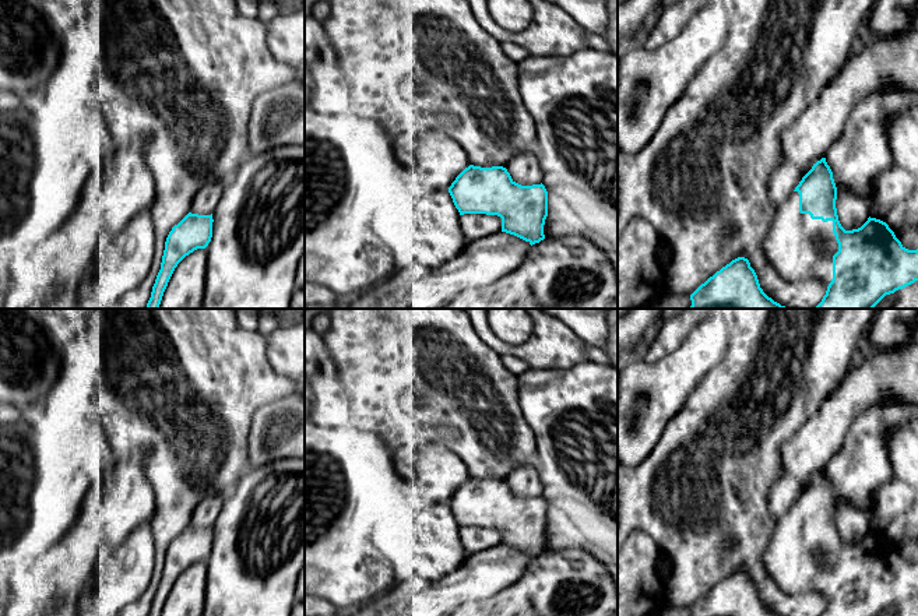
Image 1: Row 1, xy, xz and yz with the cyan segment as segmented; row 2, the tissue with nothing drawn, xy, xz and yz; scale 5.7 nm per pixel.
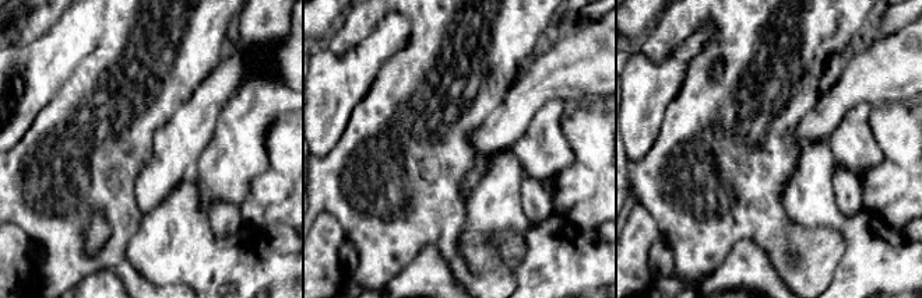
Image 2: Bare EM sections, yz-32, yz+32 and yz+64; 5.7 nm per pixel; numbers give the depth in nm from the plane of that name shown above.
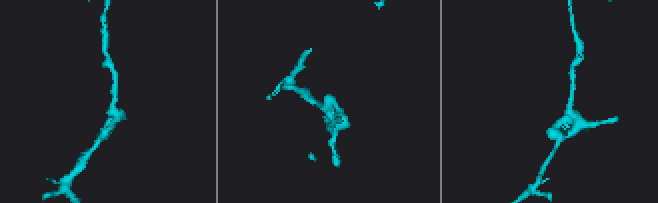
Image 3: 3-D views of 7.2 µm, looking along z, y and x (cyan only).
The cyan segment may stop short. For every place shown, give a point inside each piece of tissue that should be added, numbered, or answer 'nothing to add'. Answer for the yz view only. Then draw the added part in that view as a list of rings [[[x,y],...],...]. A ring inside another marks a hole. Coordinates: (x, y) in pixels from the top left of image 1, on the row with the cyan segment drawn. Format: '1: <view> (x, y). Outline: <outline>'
1: yz (798, 246). Outline: [[[792,191],[777,208],[762,250],[784,281],[815,277],[827,288],[833,279],[833,256],[838,251],[838,243],[833,221],[823,222],[801,214],[799,193]]]

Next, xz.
nothing to add

